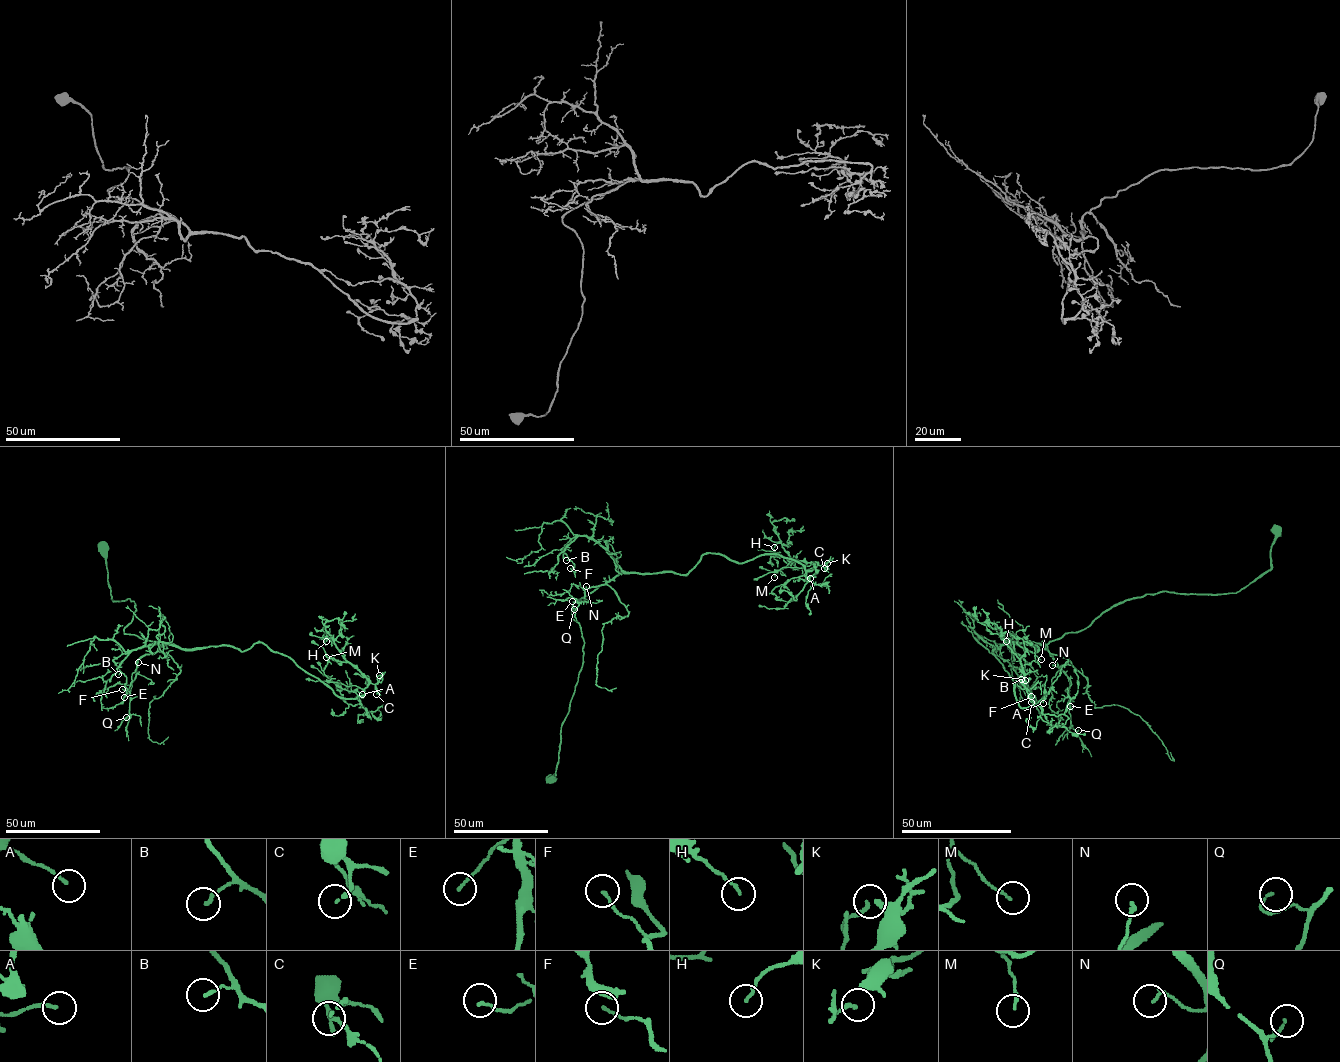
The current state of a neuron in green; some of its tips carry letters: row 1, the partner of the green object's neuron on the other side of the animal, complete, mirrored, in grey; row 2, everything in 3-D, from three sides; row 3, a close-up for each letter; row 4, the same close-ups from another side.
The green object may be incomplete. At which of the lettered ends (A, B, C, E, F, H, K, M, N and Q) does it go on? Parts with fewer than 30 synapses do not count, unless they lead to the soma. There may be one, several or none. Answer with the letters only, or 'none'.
A

